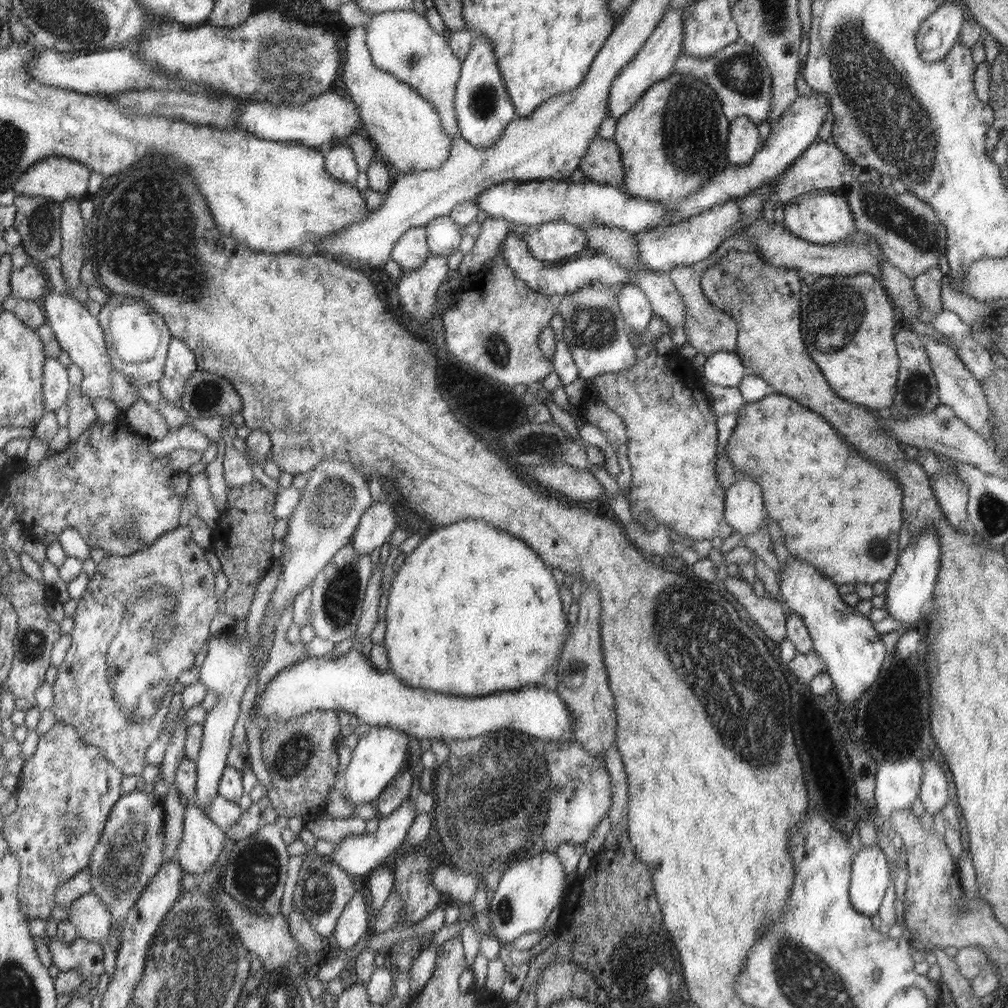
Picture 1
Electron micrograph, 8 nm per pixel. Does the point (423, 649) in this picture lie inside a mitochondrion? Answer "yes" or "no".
no

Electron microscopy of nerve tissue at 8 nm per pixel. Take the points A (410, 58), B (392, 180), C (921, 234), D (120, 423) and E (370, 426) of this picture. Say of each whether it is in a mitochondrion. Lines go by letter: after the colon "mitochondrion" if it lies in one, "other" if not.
A: mitochondrion
B: other
C: mitochondrion
D: other
E: other

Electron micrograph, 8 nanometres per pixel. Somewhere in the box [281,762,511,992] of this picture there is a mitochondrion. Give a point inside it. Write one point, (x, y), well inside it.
(316, 891)

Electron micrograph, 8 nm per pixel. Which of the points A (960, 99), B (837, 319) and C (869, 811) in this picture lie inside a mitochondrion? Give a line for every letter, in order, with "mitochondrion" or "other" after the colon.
A: other
B: mitochondrion
C: other

